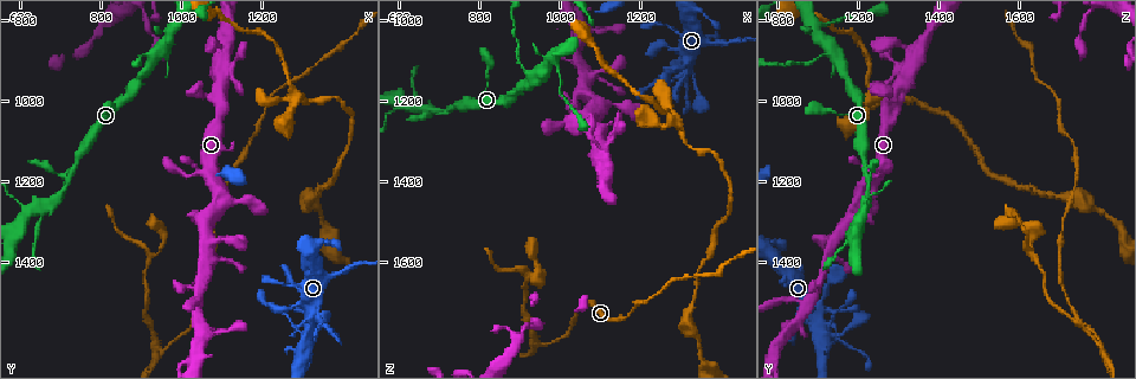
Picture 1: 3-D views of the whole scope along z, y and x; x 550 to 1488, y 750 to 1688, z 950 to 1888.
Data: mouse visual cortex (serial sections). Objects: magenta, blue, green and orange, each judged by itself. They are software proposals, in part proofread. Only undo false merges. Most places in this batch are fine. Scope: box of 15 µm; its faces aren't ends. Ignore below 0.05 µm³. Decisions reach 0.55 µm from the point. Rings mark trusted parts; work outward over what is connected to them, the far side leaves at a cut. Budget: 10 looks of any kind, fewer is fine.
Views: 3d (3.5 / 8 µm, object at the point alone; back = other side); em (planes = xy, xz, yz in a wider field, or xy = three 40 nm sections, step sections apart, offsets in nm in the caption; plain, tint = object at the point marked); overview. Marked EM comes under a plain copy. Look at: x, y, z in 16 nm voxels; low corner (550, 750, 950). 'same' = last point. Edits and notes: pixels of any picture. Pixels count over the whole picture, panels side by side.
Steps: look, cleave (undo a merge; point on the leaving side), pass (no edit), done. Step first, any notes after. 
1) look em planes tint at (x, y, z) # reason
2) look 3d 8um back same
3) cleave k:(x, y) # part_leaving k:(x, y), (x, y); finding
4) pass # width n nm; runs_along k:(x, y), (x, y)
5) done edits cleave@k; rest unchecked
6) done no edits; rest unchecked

look 3d 3.5um back at (725, 1195, 1225) # two arms in line, one across

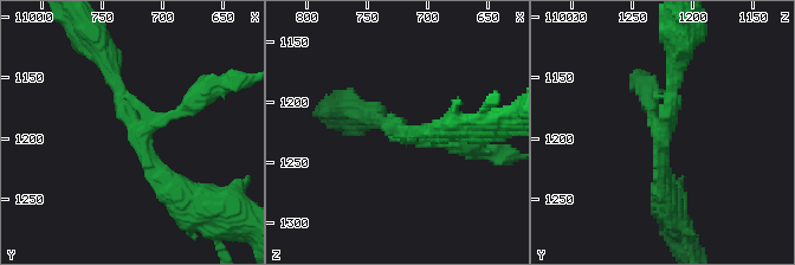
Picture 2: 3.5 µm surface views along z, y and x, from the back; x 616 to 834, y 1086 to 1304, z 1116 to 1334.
look em xy step 2 tint at (720, 1194, 1226)

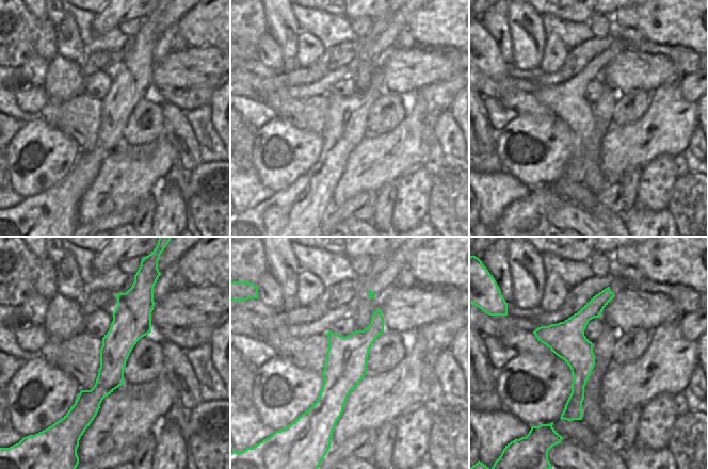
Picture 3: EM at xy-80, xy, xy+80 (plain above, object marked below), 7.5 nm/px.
pass # arm_widths 150, 200, 250 nm; runs_along 2:(105, 64), (146, 159), (186, 194); one cell here

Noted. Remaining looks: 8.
look 3d 3.5um at (935, 895, 1150) # three-way junction

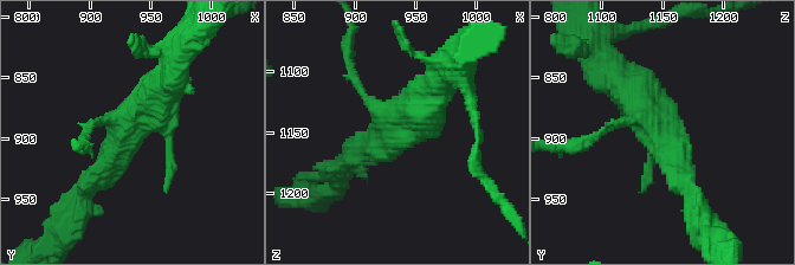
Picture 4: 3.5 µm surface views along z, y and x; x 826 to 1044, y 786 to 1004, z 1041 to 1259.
look em xy step 2 tint at (932, 890, 1144)

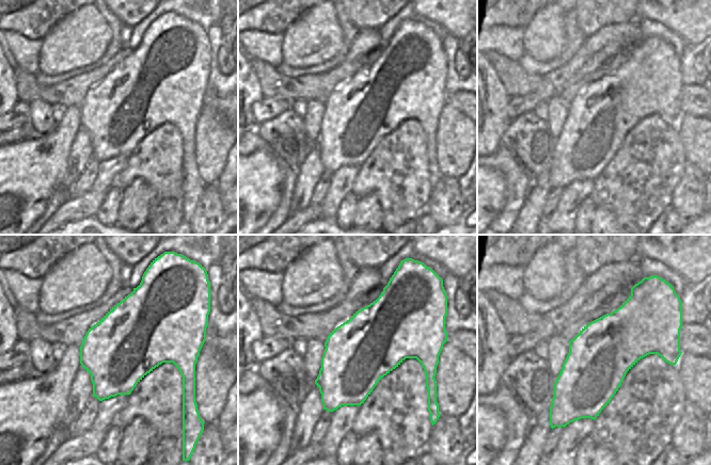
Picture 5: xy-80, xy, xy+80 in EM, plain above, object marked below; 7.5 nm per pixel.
pass # runs_along 4:(85, 187), (173, 78); all the same cell

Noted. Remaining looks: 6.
look 3d 3.5um at (945, 1615, 1810) # side arm on a straight run

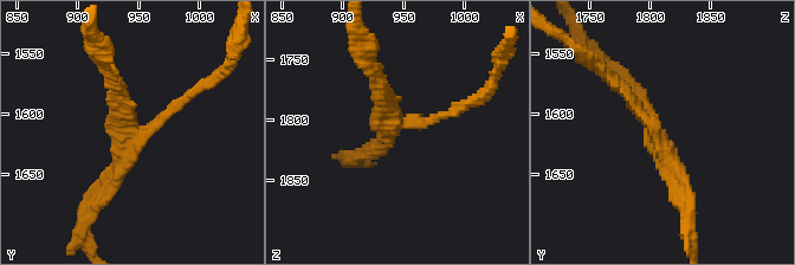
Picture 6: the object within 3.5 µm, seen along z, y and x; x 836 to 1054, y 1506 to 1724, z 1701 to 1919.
look em xy step 5 tint at (948, 1612, 1806) # arms 3; arm_widths 150, 200, 200 nm; now the EM

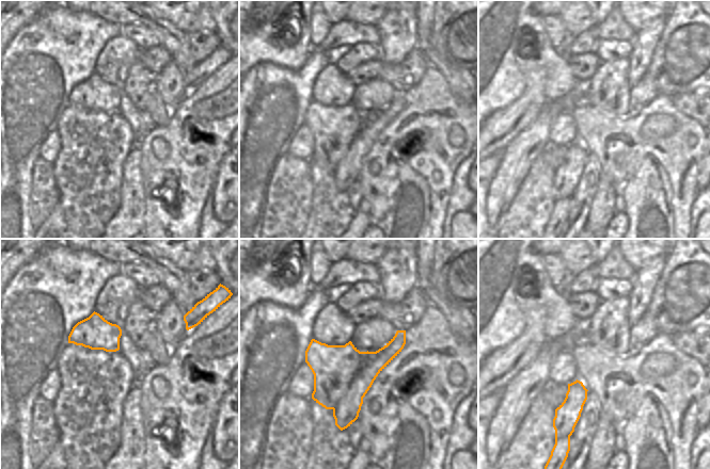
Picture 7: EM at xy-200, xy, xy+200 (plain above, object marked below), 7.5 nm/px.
cleave 6:(124, 99) # border 7:(363, 352), (359, 371), (333, 409); a second cell is stuck on

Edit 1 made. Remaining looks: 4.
look overview

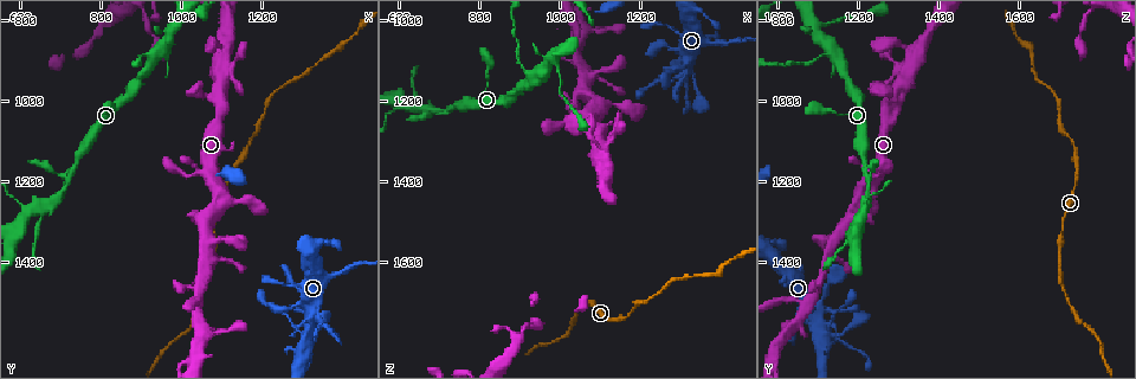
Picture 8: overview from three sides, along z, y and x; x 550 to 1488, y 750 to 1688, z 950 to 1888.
look 3d 3.5um back at (1310, 1580, 1110) # calibre changes

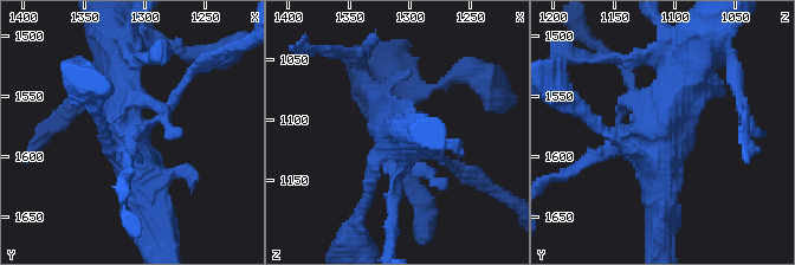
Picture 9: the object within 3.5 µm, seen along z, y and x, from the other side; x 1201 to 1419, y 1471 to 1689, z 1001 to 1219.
look em xy step 1 tint at (1310, 1578, 1112) # now the EM

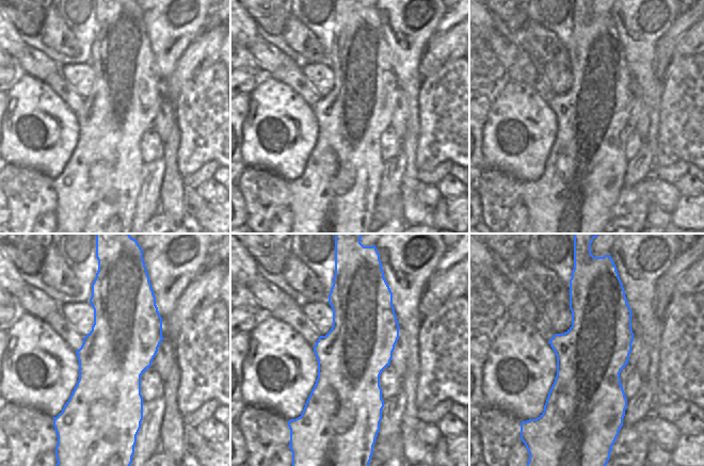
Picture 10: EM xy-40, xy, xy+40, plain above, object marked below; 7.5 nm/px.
look em xy step 5 tint same

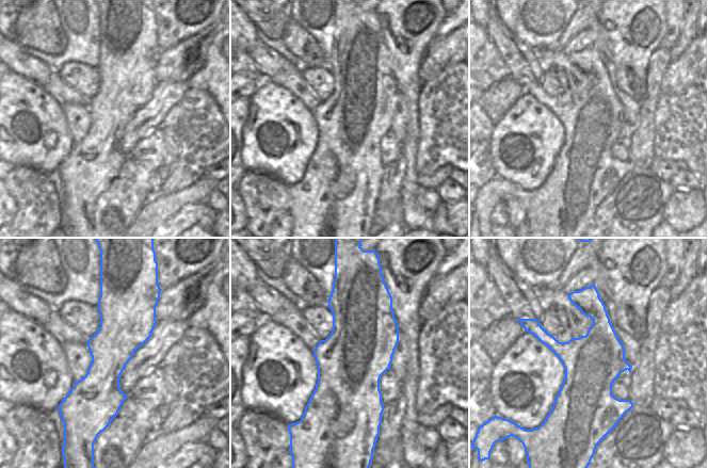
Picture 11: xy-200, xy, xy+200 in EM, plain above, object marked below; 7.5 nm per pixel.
pass # all the same cell

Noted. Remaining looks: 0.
done edits cleave@6; rest unchecked

